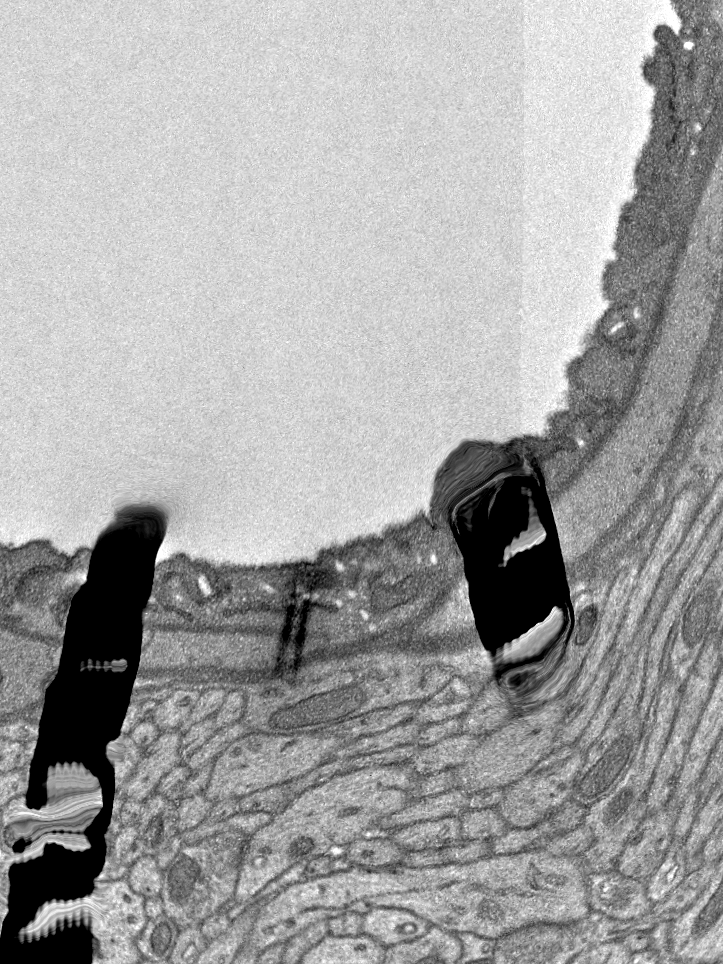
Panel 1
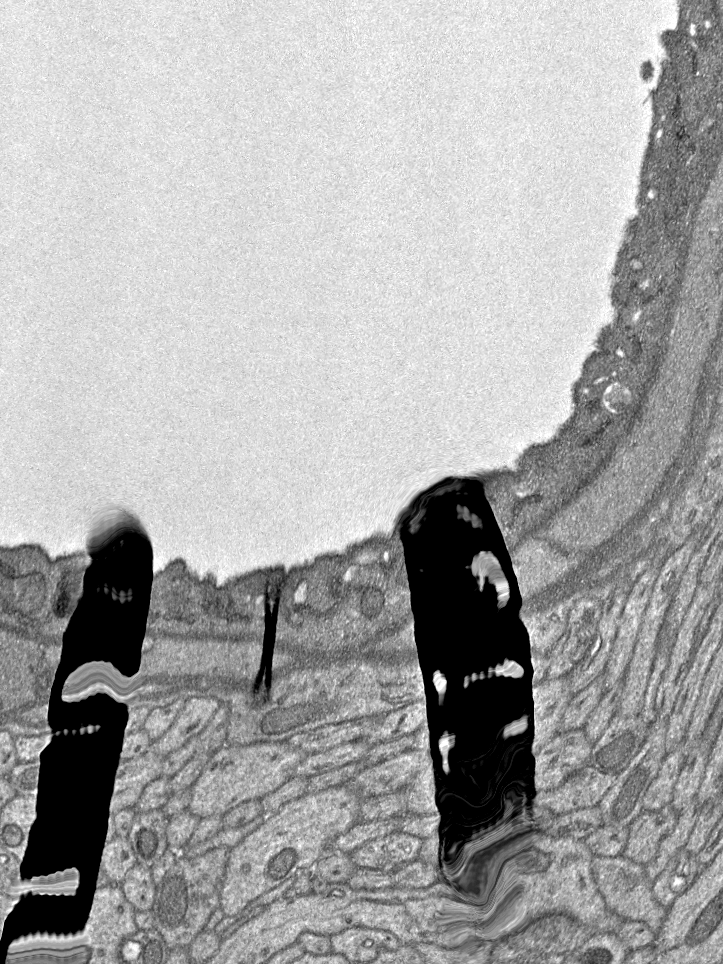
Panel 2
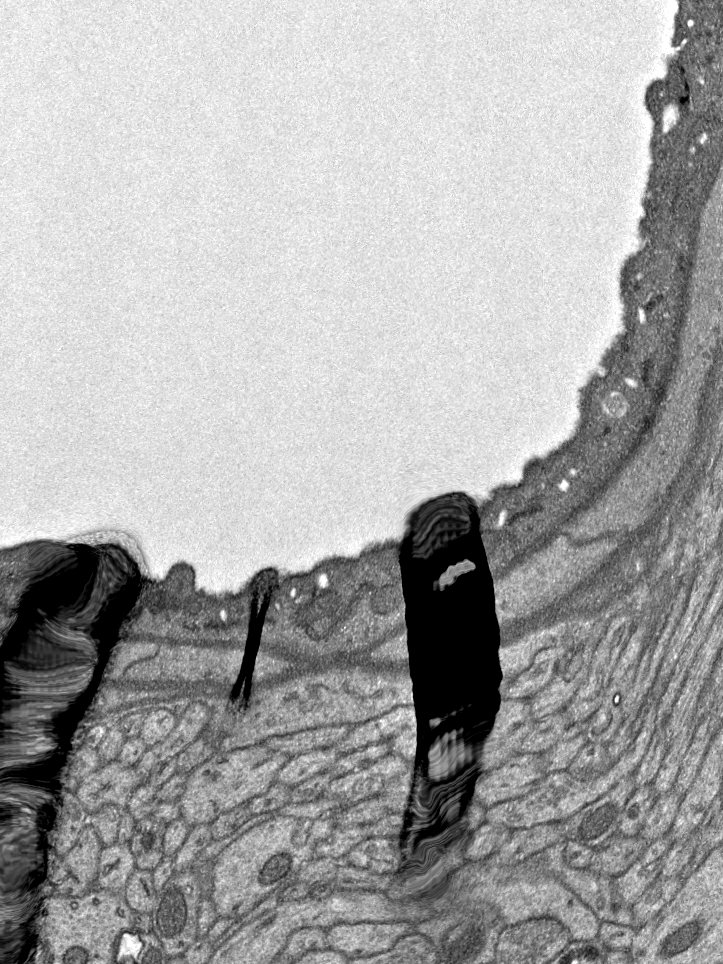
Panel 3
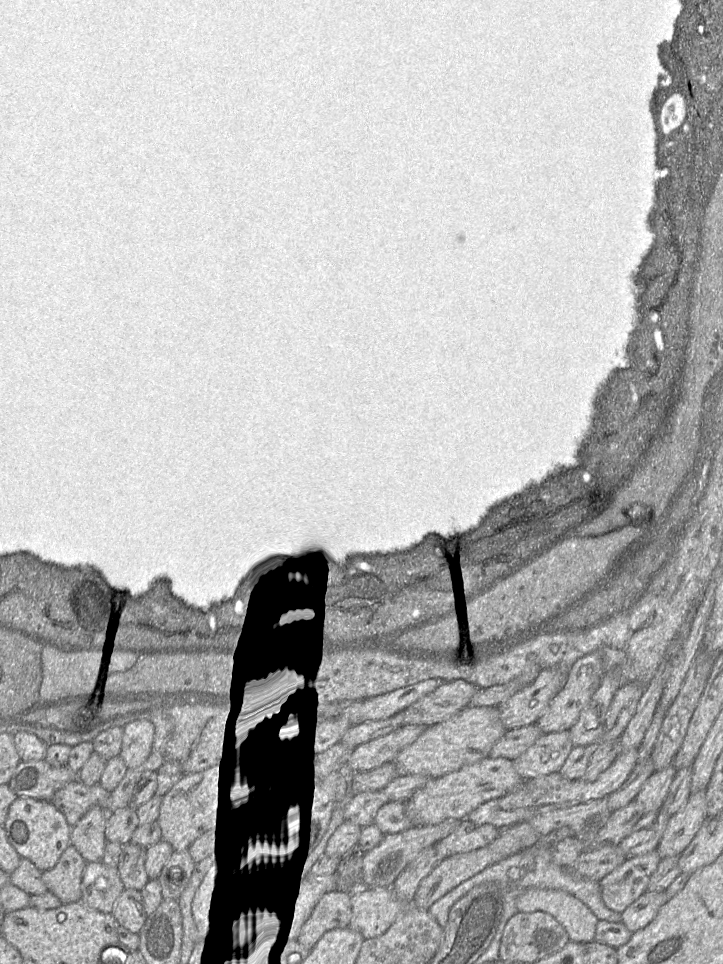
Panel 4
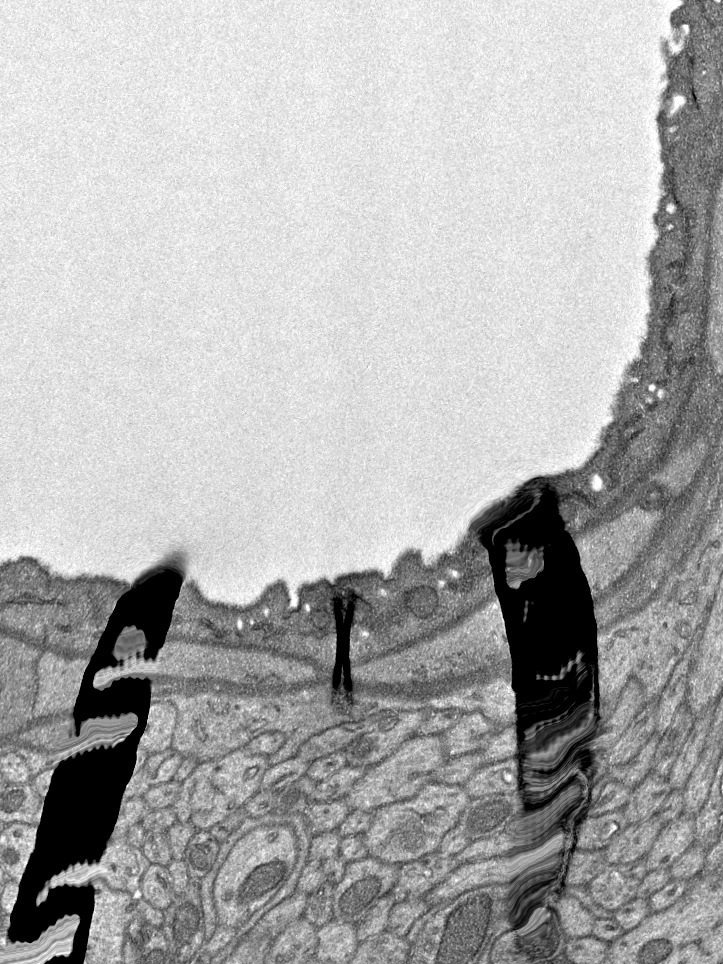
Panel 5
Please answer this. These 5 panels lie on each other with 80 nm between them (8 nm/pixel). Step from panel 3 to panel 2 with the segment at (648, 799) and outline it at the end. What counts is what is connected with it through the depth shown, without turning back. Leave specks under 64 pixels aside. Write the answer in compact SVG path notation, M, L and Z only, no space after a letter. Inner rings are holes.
M666 806L654 812L642 812L629 826L626 845L620 855L647 865L656 855L661 842L676 824L677 813Z

